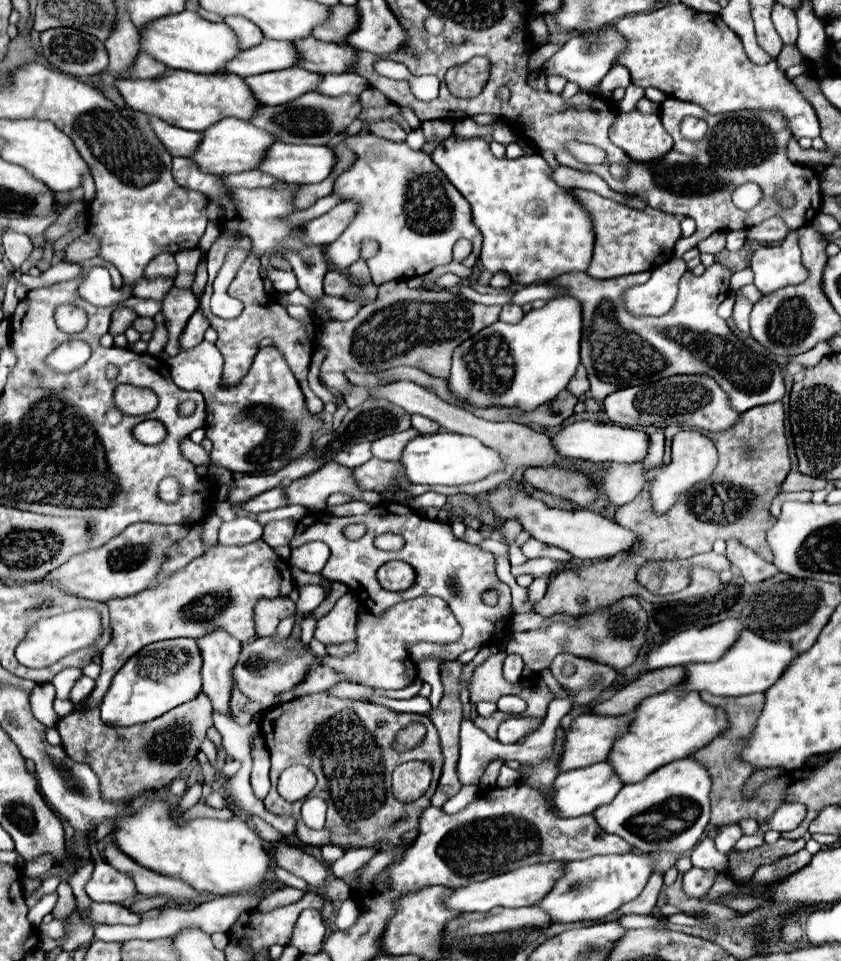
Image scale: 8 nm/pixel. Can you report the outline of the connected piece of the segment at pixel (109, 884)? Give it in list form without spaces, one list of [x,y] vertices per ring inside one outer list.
[[[98,860],[90,882],[86,884],[86,894],[94,902],[126,902],[138,894],[134,882],[124,872],[118,872],[108,862]]]

